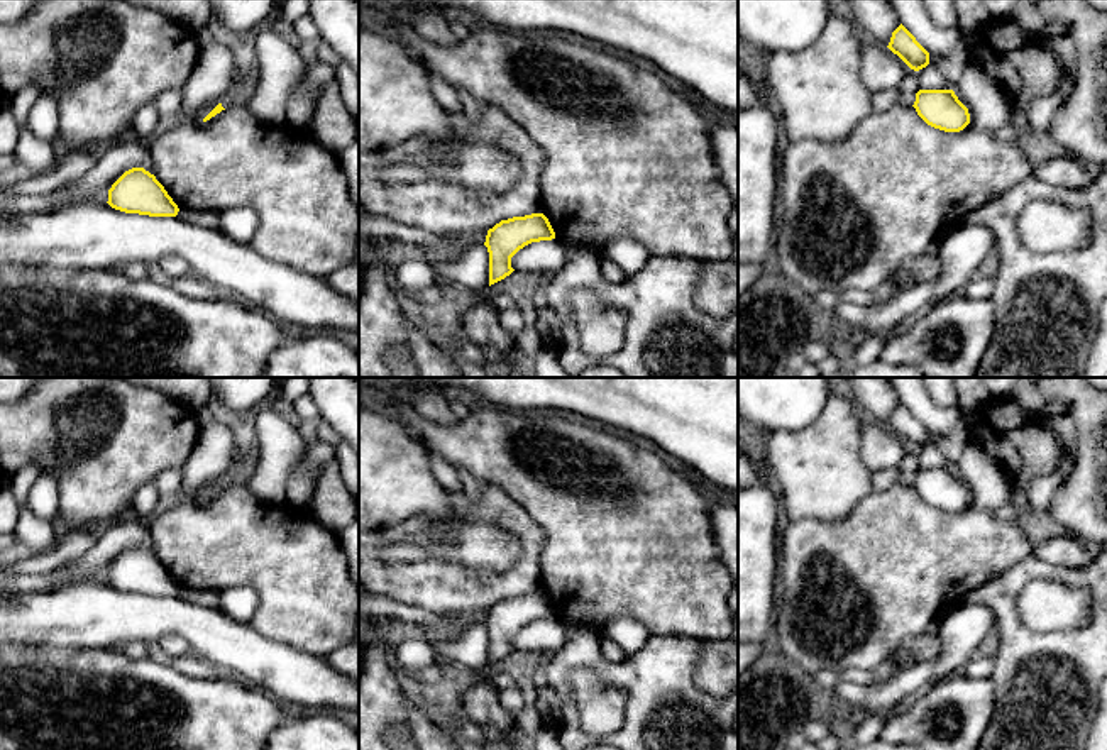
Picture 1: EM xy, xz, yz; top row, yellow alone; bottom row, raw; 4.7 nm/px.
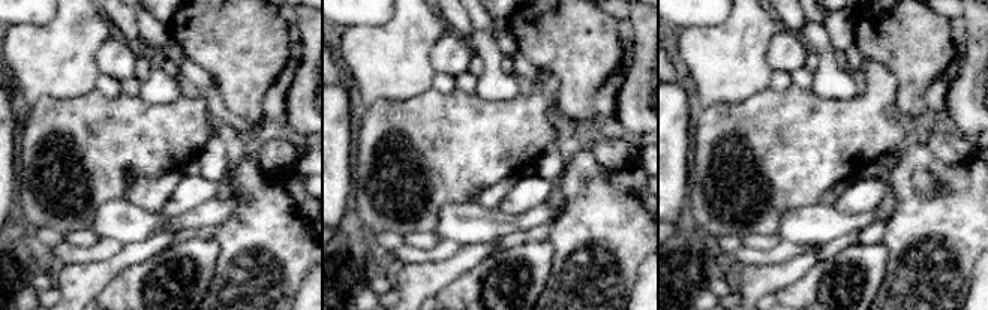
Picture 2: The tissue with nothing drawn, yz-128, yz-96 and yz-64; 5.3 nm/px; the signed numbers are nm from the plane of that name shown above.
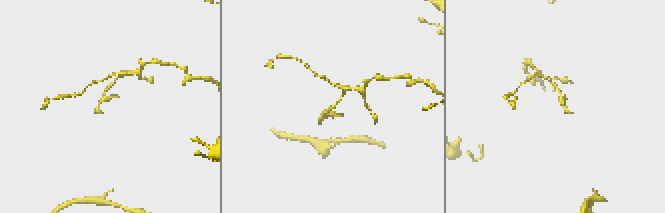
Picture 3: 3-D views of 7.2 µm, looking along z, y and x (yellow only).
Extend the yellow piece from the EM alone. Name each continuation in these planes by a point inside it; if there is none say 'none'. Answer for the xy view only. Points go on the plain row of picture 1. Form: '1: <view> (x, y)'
none

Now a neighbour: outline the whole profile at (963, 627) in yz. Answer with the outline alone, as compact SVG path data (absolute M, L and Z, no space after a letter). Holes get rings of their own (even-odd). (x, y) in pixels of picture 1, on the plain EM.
M960 601L943 613L938 633L943 650L934 662L911 665L880 686L838 681L828 698L833 704L856 704L873 711L914 698L921 687L934 686L963 672L967 662L978 652L994 626L995 618L990 608Z

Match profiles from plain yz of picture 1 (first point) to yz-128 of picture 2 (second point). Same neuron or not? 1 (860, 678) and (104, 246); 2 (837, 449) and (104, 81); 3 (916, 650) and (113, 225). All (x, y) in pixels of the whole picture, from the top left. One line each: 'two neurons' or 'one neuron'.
1: two neurons
2: two neurons
3: one neuron

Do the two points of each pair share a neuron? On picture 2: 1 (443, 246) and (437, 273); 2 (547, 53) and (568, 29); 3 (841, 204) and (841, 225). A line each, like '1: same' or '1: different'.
1: different
2: same
3: different

